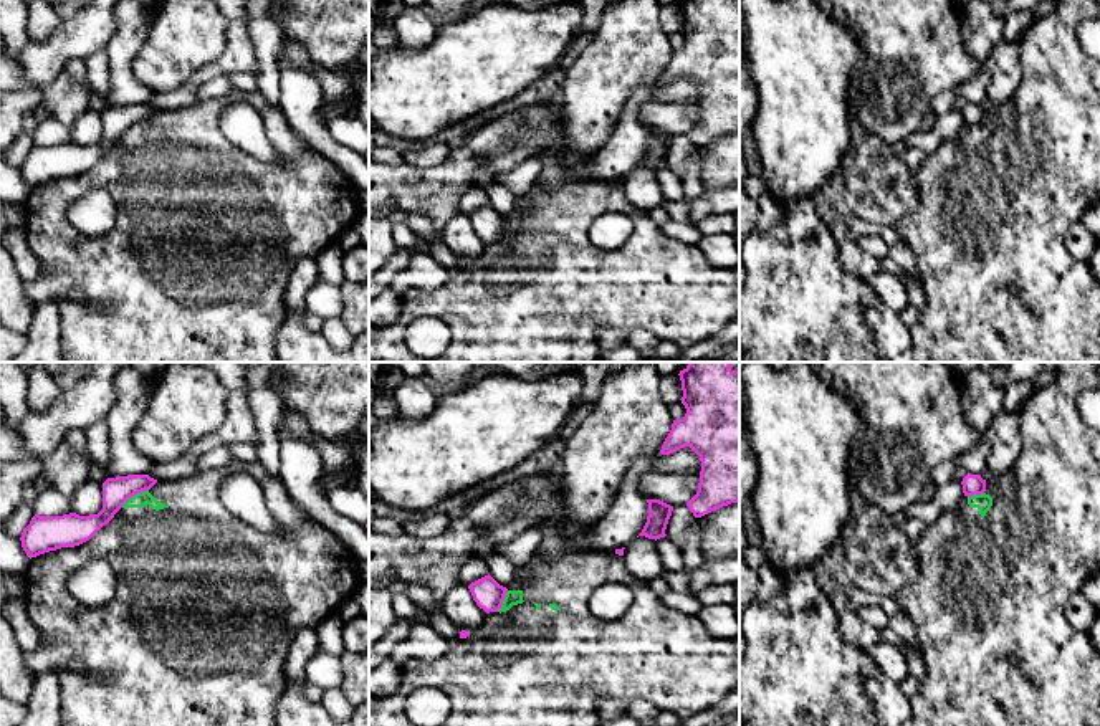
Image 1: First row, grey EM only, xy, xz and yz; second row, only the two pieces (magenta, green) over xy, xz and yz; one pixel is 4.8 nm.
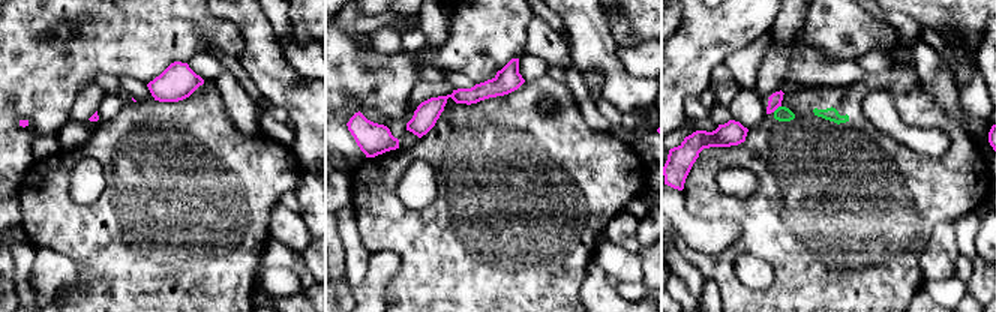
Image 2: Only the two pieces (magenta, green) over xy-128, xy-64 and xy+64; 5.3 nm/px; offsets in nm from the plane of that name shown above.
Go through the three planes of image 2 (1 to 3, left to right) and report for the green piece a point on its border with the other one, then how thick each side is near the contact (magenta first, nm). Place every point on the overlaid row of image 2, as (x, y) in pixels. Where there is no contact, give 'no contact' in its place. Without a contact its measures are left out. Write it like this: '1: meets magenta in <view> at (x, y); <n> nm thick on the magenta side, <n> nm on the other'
1: no contact
2: no contact
3: meets magenta in xy+64 at (776, 108); 70 nm thick on the magenta side, 80 nm on the other

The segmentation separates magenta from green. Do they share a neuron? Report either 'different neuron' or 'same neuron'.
different neuron

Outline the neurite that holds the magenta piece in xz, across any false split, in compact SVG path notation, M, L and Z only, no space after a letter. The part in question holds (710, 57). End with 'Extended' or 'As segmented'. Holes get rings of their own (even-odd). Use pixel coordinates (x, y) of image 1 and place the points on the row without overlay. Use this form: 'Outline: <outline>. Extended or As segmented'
Outline: M680 0L686 43L673 50L660 83L690 76L701 91L696 124L686 132L695 147L739 131L739 0Z. As segmented

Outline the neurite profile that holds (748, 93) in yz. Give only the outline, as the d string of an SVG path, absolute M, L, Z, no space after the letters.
M739 38L739 137L753 126L758 112L758 88L748 68L744 43Z

